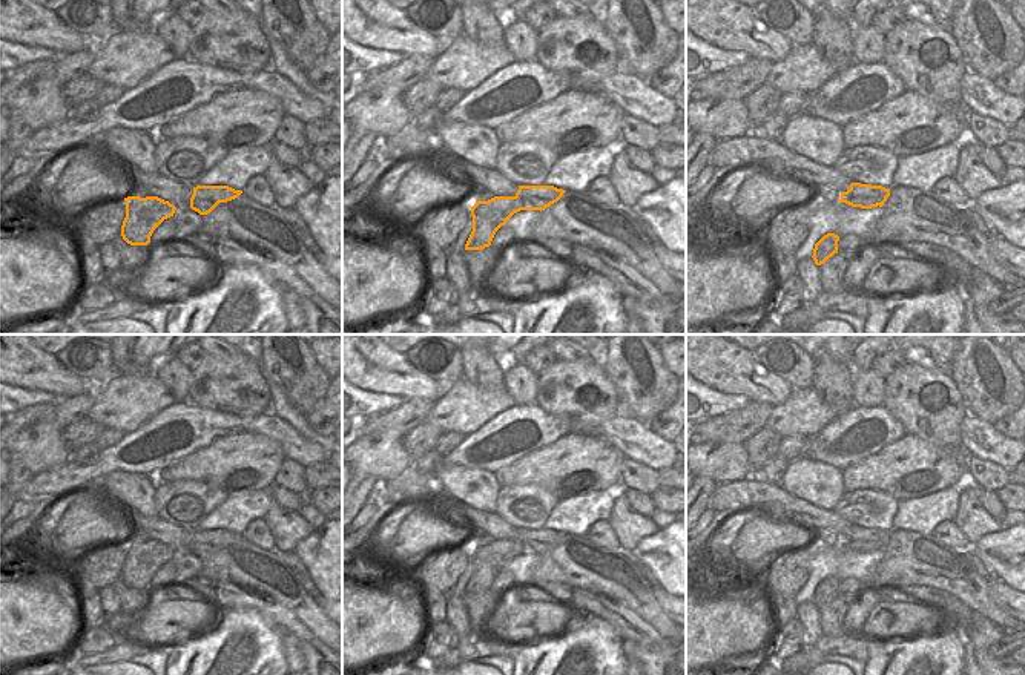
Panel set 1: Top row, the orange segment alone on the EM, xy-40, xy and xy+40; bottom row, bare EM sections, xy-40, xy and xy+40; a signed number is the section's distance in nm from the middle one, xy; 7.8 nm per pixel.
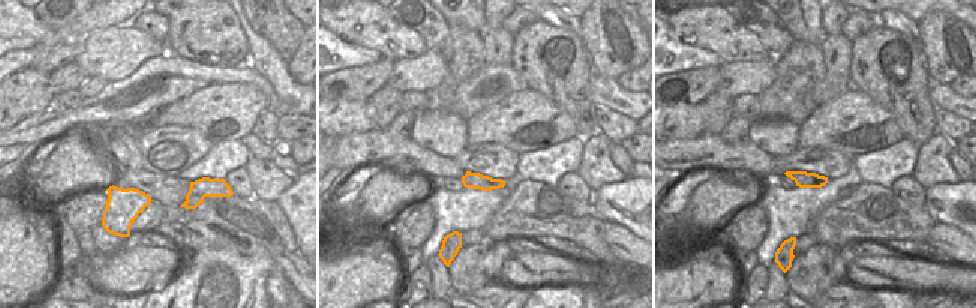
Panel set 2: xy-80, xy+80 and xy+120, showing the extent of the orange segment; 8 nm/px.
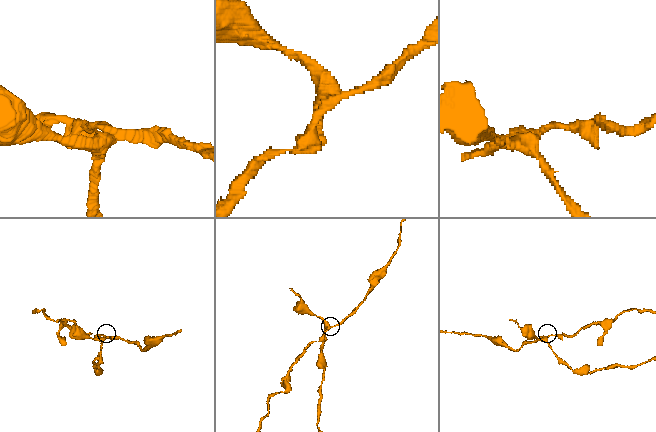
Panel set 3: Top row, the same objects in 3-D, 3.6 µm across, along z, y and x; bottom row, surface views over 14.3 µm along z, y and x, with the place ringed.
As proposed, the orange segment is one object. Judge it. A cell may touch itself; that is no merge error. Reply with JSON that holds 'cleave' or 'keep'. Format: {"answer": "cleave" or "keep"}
{"answer": "cleave"}

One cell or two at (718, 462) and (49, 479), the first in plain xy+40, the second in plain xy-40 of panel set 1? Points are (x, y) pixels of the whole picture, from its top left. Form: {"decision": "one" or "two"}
{"decision": "two"}

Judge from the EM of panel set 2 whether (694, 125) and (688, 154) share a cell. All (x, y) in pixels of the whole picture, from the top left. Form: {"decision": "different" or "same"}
{"decision": "different"}

